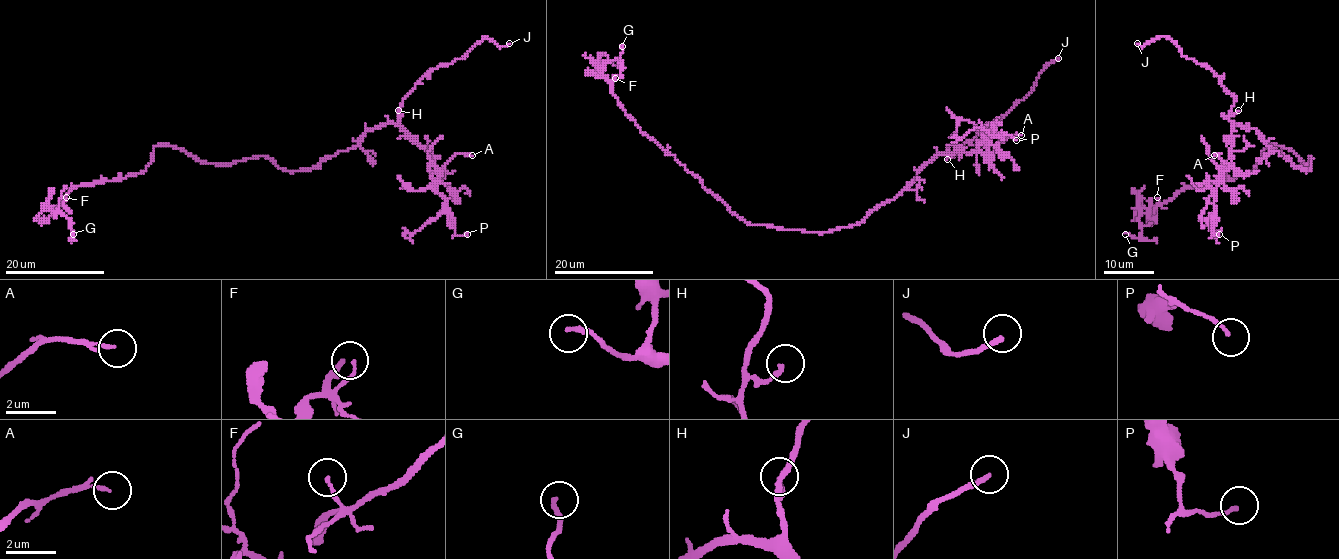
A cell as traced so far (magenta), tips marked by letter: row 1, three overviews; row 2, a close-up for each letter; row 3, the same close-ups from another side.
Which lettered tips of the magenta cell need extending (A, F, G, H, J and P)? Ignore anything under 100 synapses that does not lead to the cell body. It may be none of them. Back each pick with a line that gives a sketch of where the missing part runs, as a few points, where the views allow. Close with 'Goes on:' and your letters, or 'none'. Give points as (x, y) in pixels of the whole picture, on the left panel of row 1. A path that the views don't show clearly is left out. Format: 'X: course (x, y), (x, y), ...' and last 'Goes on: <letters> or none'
Goes on: J

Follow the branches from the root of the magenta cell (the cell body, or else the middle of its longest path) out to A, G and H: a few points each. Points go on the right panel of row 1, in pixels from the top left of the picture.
A: (1312, 158), (1312, 166), (1303, 170), (1269, 148), (1254, 129), (1237, 124), (1232, 131), (1233, 169), (1214, 155)
G: (1312, 158), (1304, 164), (1293, 151), (1269, 145), (1251, 173), (1185, 186), (1140, 214), (1137, 237), (1125, 234)
H: (1312, 158), (1307, 171), (1295, 166), (1269, 148), (1254, 129), (1233, 124), (1229, 116), (1238, 110)

